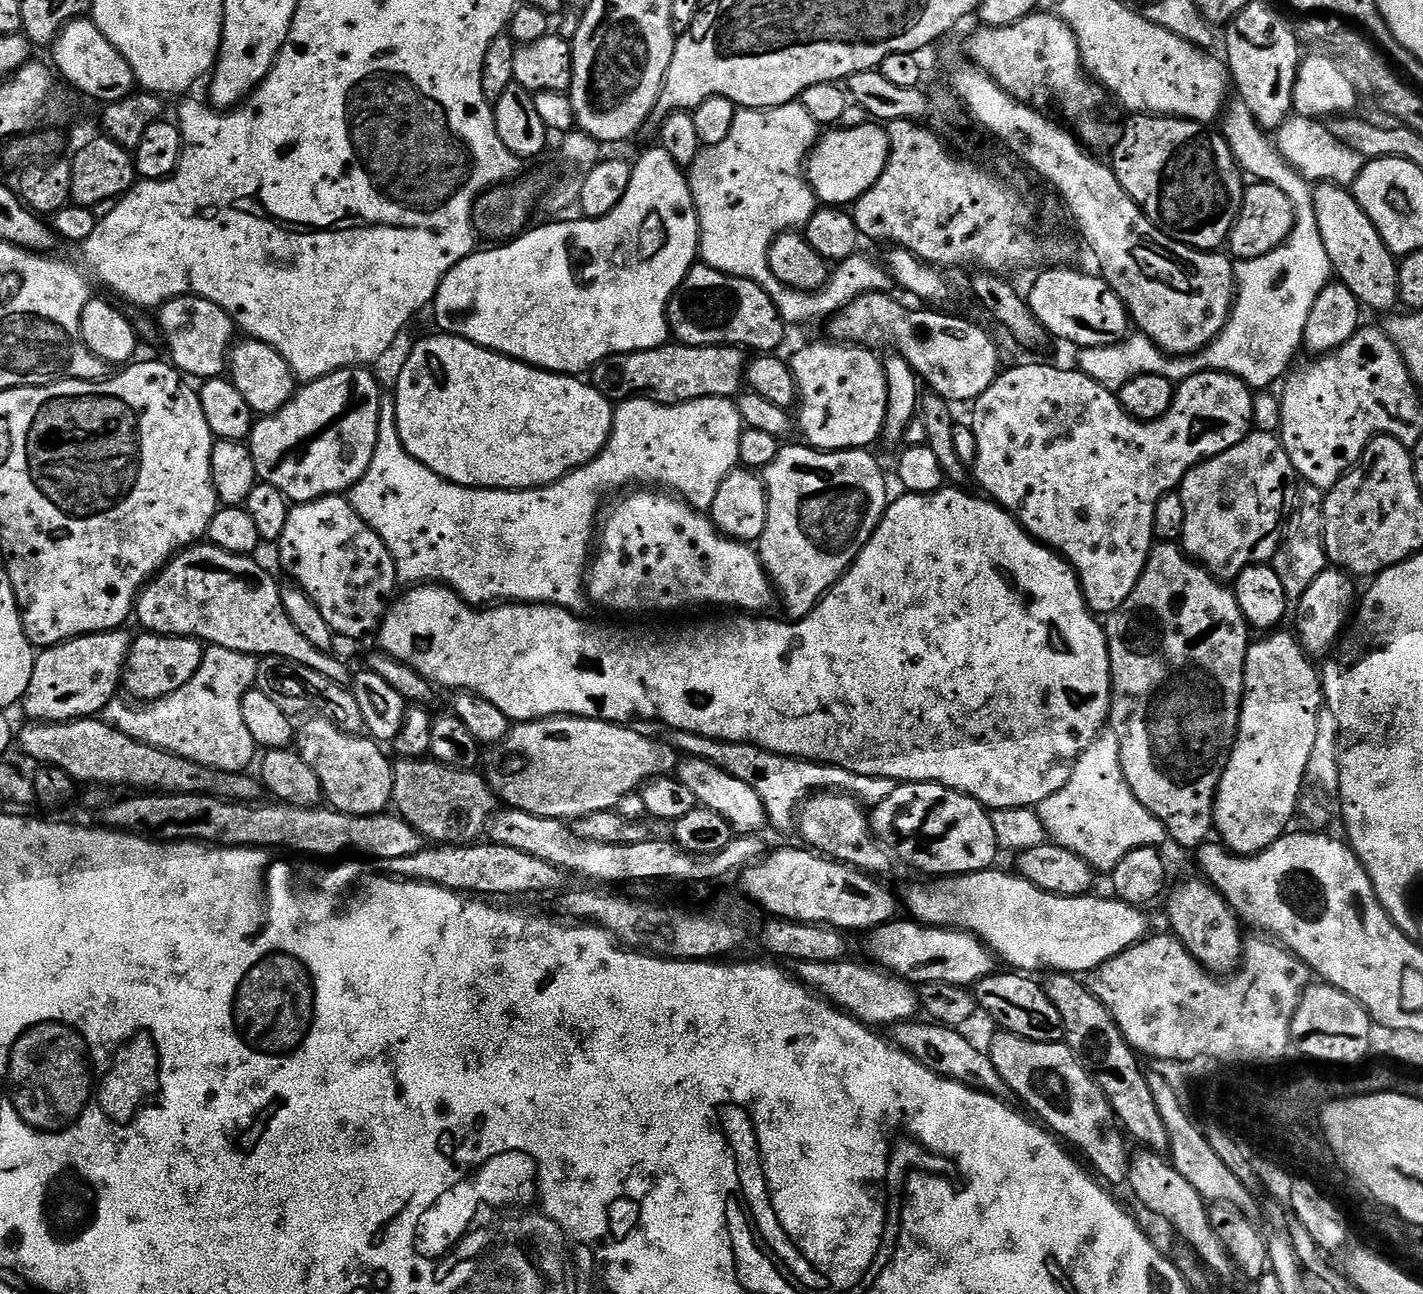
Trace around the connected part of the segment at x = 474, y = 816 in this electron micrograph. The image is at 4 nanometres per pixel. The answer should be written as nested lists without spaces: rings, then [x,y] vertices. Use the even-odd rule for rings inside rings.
[[[431,758],[423,760],[397,759],[392,766],[395,811],[418,830],[425,841],[442,844],[470,844],[485,835],[488,821],[498,811],[496,793],[488,787],[479,771],[463,772],[437,764]]]

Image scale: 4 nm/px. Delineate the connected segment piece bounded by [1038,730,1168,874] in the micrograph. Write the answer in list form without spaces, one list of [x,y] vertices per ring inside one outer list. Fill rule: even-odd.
[[[1110,730],[1101,732],[1098,739],[1090,742],[1090,746],[1074,762],[1066,786],[1062,786],[1058,794],[1050,794],[1050,798],[1043,800],[1038,806],[1038,813],[1047,839],[1085,860],[1097,873],[1111,873],[1116,863],[1126,854],[1139,848],[1154,848],[1168,840],[1168,831],[1164,829],[1162,822],[1158,822],[1158,818],[1154,818],[1154,814],[1150,814],[1146,806],[1142,806],[1142,802],[1134,798],[1122,774],[1118,738]]]

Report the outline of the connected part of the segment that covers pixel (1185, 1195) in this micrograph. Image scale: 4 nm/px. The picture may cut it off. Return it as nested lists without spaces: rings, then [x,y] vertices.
[[[1147,1150],[1141,1153],[1137,1160],[1131,1161],[1126,1181],[1127,1187],[1132,1187],[1137,1202],[1149,1208],[1154,1215],[1161,1216],[1180,1235],[1179,1239],[1195,1250],[1198,1260],[1213,1277],[1233,1275],[1233,1262],[1209,1224],[1209,1205],[1200,1197],[1198,1190],[1194,1190],[1194,1186],[1190,1186],[1190,1182],[1186,1182],[1186,1178],[1182,1178],[1182,1174],[1178,1174],[1178,1170],[1161,1155]]]

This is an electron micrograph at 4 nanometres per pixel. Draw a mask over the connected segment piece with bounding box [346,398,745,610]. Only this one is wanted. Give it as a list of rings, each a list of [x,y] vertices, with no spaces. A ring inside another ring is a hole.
[[[639,398],[626,400],[615,405],[612,414],[612,433],[608,444],[590,462],[586,462],[580,468],[563,476],[558,482],[545,488],[521,488],[519,492],[505,492],[502,488],[467,488],[442,479],[438,474],[434,474],[434,470],[430,470],[425,464],[413,458],[404,448],[402,438],[396,433],[395,427],[388,426],[378,434],[374,458],[370,462],[369,468],[366,469],[366,474],[362,474],[362,478],[353,486],[351,492],[347,493],[346,498],[354,506],[358,518],[362,518],[362,522],[366,522],[366,526],[370,526],[370,530],[374,530],[374,534],[378,534],[378,538],[382,538],[384,545],[392,551],[396,578],[401,585],[443,584],[451,588],[453,592],[457,592],[467,604],[473,606],[492,606],[497,602],[515,602],[518,604],[554,604],[558,608],[580,610],[580,607],[586,604],[586,573],[590,557],[594,552],[594,537],[598,532],[598,517],[601,515],[600,503],[603,502],[604,496],[610,495],[615,488],[628,490],[633,486],[655,486],[657,489],[667,490],[669,493],[679,496],[682,500],[687,500],[694,508],[711,509],[714,498],[718,494],[718,486],[722,486],[722,482],[733,468],[740,464],[738,442],[742,438],[744,430],[745,426],[740,412],[731,399],[702,398],[685,404],[656,404],[652,400]]]

